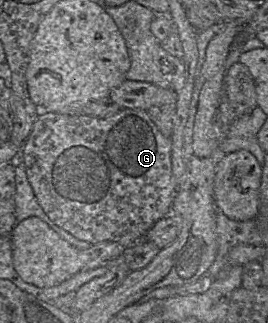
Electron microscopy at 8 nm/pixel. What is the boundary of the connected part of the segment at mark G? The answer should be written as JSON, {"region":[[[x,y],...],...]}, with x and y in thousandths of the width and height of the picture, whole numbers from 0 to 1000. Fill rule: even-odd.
{"region":[[[451,334],[392,365],[146,344],[78,467],[82,505],[123,598],[205,697],[340,759],[418,746],[478,765],[537,740],[578,687],[634,663],[657,598],[638,452],[638,427],[593,406],[549,344]]]}

